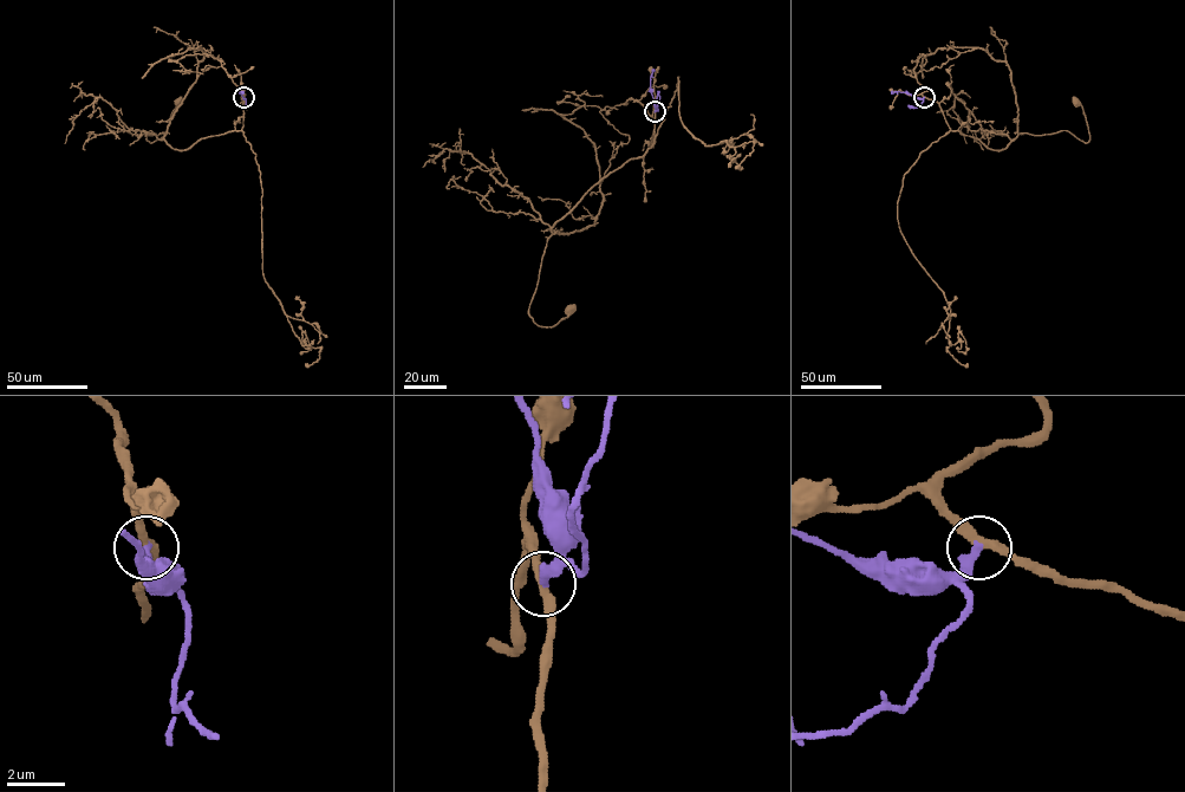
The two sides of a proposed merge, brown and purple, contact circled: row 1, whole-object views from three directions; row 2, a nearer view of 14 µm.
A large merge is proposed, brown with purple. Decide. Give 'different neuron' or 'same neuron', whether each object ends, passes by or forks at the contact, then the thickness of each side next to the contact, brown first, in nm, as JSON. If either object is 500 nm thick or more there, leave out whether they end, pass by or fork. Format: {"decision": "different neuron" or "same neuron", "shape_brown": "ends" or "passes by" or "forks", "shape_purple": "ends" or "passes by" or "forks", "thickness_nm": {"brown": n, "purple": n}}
{"decision": "different neuron", "shape_brown": "passes by", "shape_purple": "ends", "thickness_nm": {"brown": 320, "purple": 320}}

